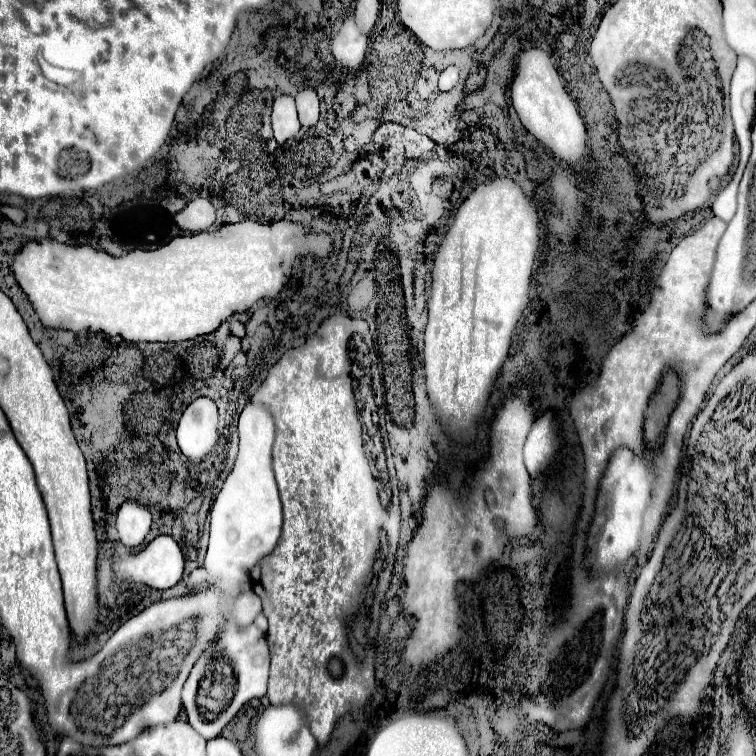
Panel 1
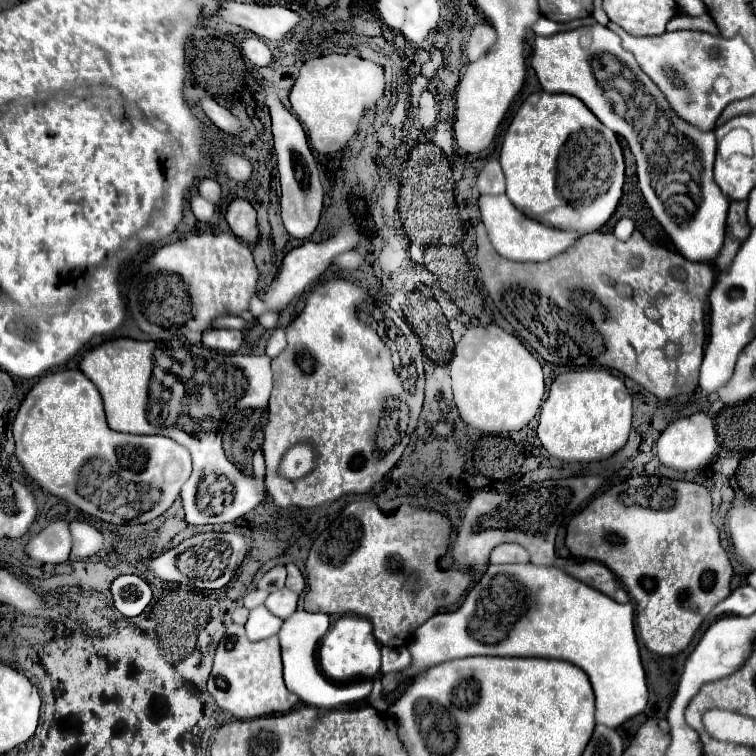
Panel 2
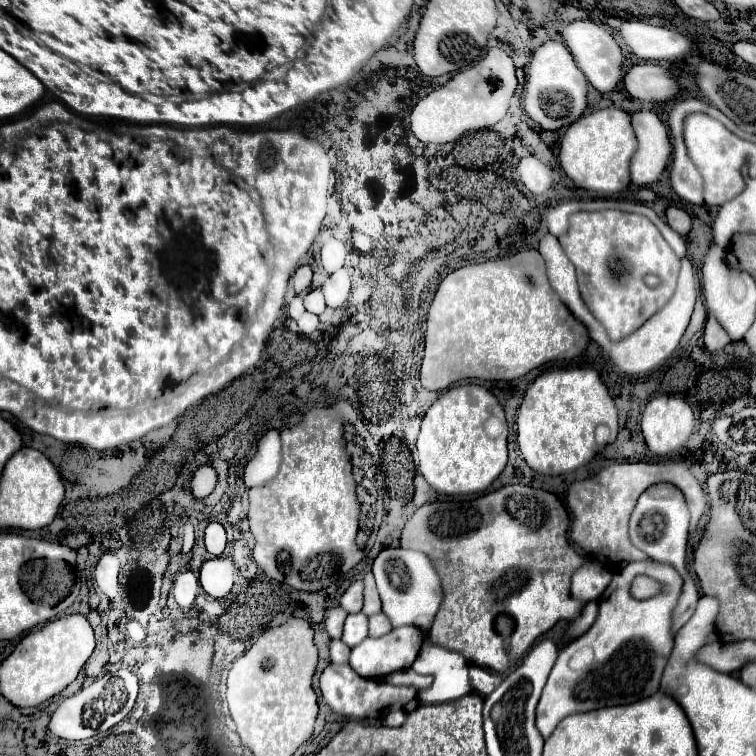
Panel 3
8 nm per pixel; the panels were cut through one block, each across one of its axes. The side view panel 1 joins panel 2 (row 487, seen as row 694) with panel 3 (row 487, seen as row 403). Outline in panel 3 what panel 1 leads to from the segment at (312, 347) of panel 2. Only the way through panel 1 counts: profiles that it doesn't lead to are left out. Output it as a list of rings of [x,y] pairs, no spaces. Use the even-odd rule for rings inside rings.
[[[340,406],[312,408],[304,414],[302,422],[282,430],[282,464],[280,472],[272,482],[260,488],[250,488],[250,510],[248,522],[250,532],[256,538],[252,552],[254,562],[264,574],[276,582],[284,582],[302,592],[318,592],[340,580],[342,574],[350,572],[362,558],[364,552],[356,546],[360,504],[356,500],[356,482],[352,476],[350,456],[344,440],[344,420]]]

